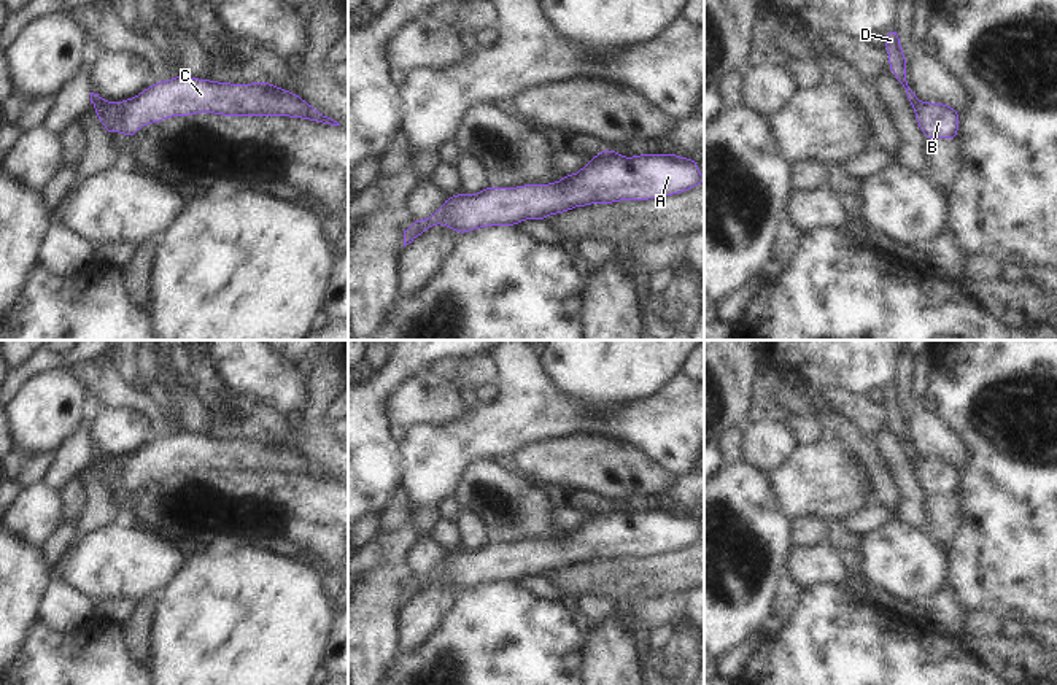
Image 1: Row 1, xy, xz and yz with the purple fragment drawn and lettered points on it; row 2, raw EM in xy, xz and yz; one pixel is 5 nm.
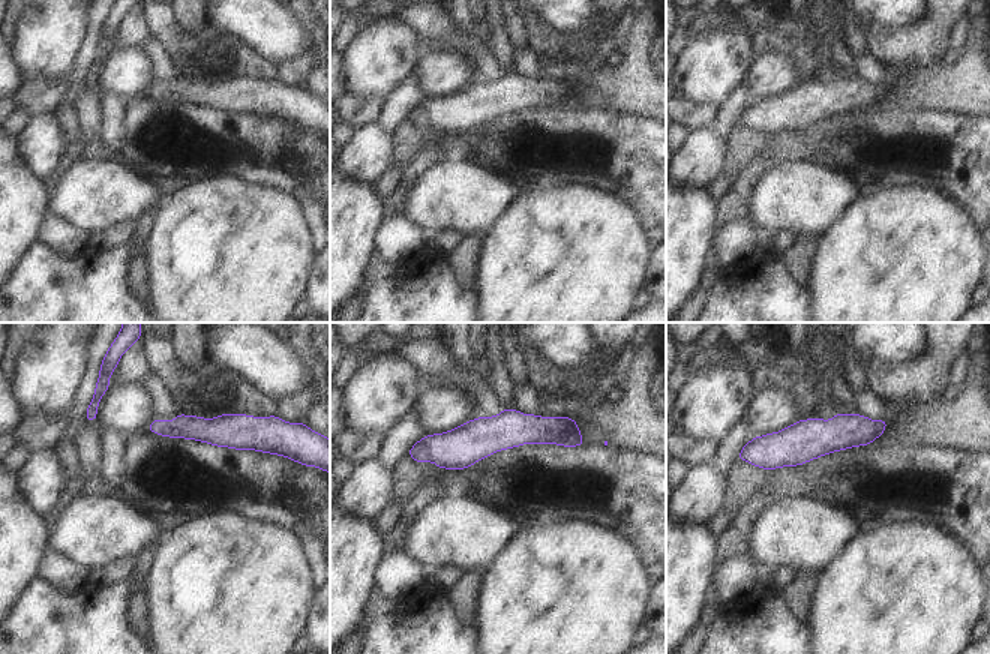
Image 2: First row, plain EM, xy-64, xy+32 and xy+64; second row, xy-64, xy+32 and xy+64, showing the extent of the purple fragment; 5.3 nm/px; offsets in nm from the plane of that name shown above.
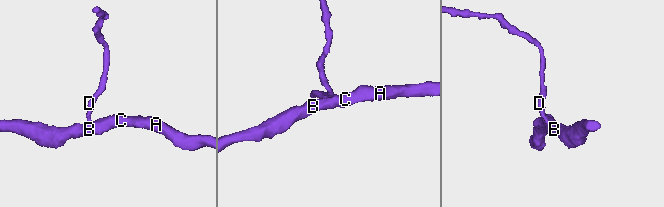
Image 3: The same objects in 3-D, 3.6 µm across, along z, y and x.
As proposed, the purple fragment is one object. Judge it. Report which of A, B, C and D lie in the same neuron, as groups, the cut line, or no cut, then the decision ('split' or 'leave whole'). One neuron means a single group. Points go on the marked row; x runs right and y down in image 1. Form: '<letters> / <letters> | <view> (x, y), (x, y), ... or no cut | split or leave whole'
A B C / D | xy (107, 102), (96, 107) | split

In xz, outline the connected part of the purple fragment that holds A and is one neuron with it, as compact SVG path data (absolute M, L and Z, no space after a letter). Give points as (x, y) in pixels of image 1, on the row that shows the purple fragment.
M604 149L590 159L577 173L564 175L556 183L521 184L517 188L493 188L488 184L477 194L455 194L447 197L442 207L428 219L415 219L404 230L404 246L436 224L450 227L463 235L488 226L518 226L525 219L540 219L545 223L548 215L566 213L575 207L617 203L620 200L644 202L680 194L703 183L704 176L698 168L696 157L687 159L674 153L645 156L637 153L634 157L626 157L614 149Z

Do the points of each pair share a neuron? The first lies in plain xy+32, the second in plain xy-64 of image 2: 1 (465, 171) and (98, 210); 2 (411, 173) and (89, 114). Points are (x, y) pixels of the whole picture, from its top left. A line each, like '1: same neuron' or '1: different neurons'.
1: same neuron
2: same neuron

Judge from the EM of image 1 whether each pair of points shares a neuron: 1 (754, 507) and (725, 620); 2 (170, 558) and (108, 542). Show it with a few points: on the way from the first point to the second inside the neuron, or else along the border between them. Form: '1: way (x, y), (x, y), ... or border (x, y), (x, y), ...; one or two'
1: way (763, 537), (773, 561), (762, 590), (755, 595); one
2: way (154, 558), (124, 558); one

